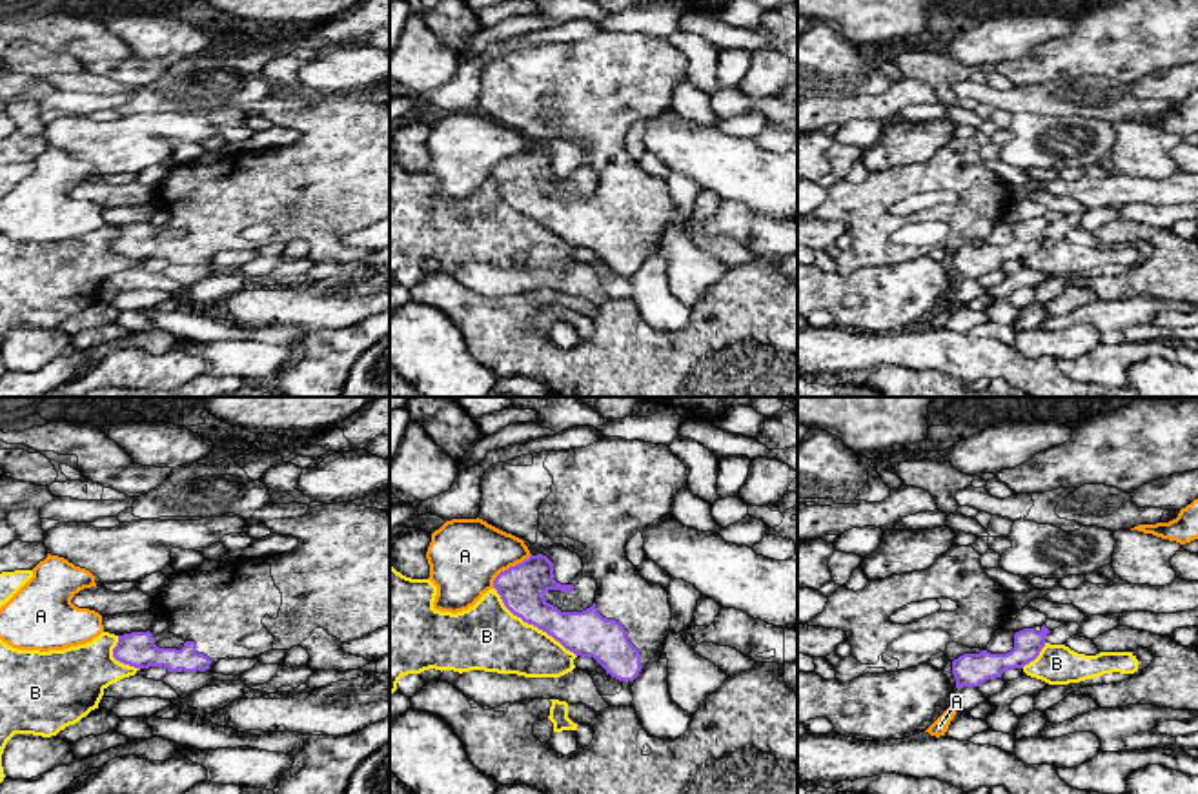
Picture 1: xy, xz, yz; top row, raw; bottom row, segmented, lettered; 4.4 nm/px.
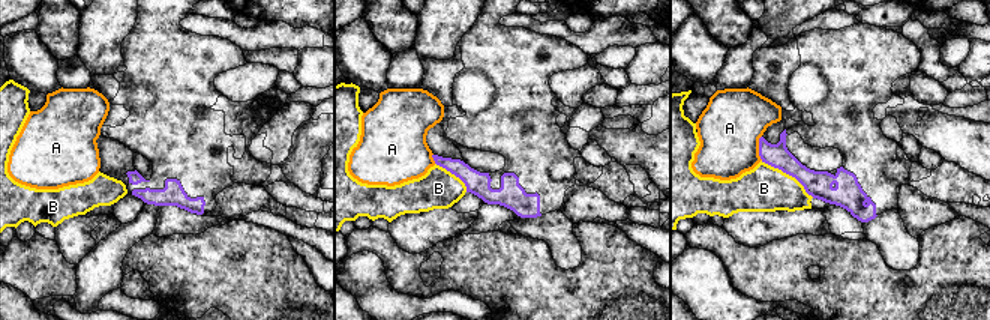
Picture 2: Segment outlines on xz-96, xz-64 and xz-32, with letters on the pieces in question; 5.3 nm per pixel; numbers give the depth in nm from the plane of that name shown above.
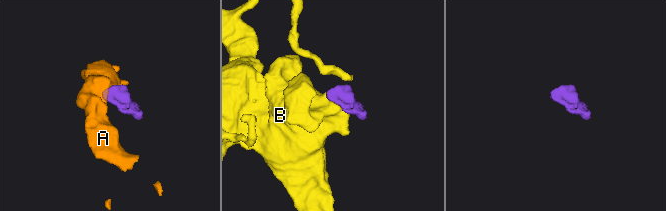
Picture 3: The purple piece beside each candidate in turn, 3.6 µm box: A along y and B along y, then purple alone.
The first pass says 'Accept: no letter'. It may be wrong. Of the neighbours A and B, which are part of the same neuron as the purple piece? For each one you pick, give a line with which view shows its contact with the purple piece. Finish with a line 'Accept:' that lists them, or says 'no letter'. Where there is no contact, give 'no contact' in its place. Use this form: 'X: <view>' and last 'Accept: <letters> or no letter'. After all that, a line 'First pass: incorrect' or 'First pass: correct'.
Accept: no letter
First pass: correct

